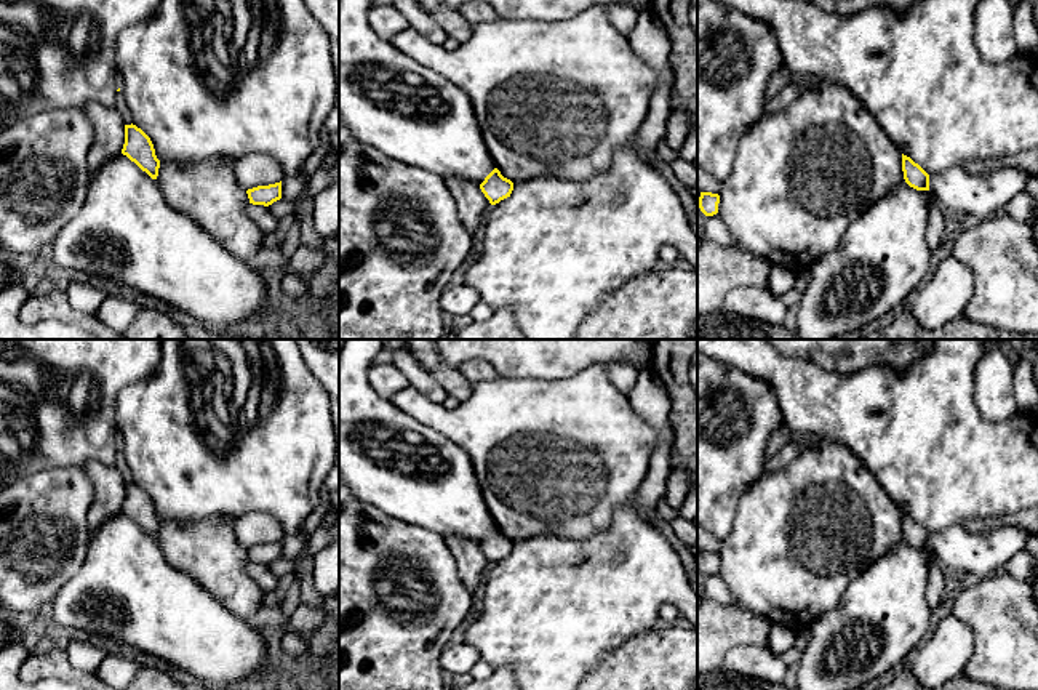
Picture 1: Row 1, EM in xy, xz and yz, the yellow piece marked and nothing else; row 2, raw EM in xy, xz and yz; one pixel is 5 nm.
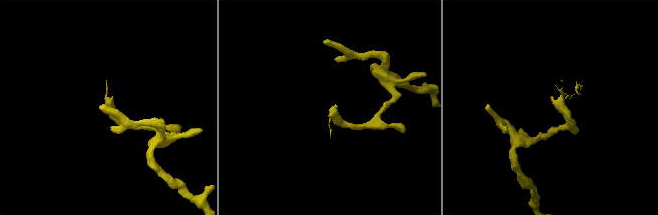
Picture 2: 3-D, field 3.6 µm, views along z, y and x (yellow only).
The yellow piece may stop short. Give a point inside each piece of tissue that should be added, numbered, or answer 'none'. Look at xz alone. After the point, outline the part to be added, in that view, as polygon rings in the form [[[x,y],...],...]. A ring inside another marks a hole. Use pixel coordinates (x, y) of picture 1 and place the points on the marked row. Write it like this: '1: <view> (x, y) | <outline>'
none

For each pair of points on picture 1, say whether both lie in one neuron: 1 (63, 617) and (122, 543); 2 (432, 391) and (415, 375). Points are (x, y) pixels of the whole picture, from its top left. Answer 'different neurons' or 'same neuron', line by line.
1: same neuron
2: same neuron

